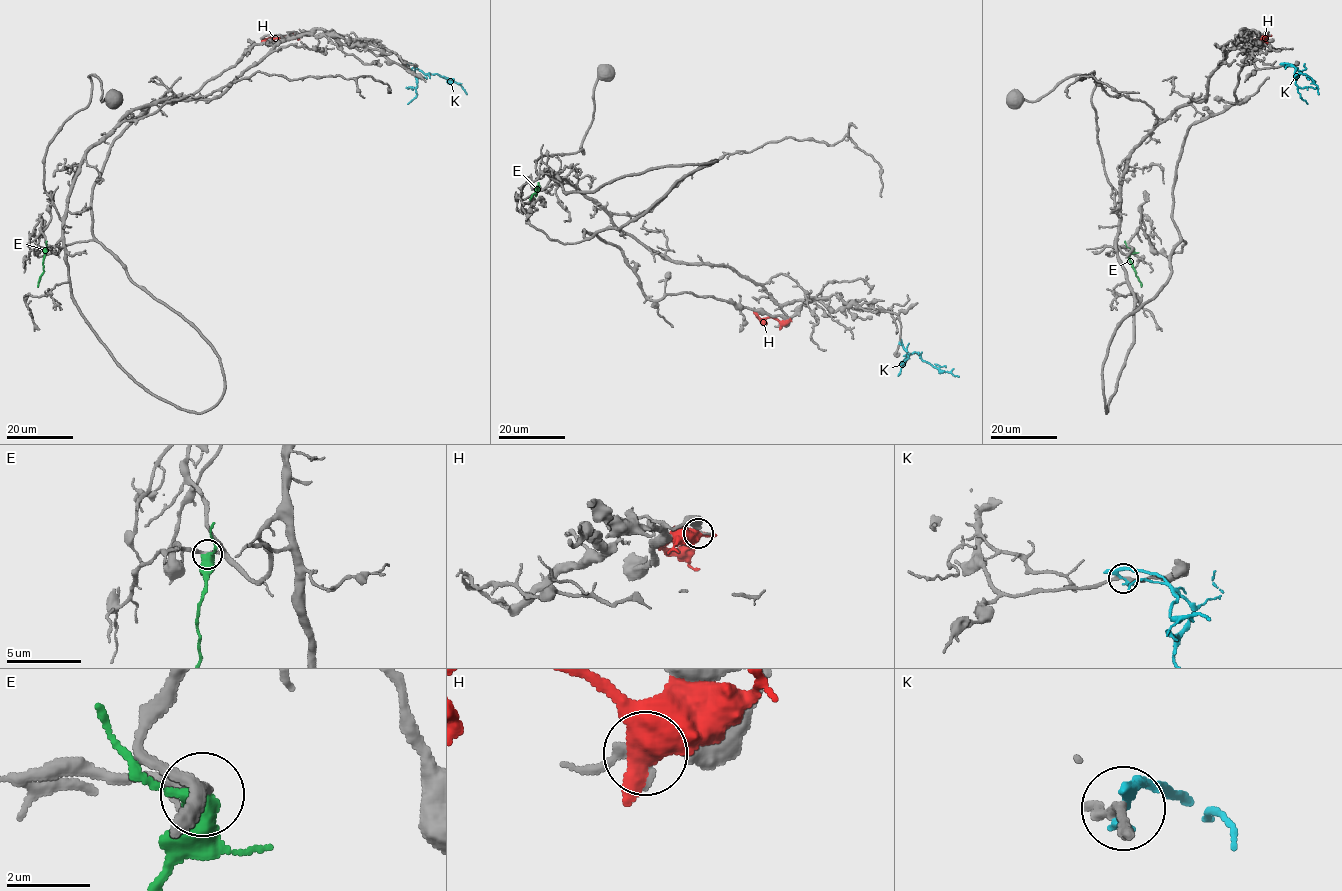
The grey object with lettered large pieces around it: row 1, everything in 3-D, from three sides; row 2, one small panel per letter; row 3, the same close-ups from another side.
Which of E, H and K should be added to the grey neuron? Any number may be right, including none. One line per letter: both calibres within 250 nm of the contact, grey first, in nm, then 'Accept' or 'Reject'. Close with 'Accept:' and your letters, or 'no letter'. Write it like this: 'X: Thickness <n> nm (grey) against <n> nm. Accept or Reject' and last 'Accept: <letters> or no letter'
E: Thickness 240 nm (grey) against 480 nm. Reject
H: Thickness 200 nm (grey) against 550 nm. Reject
K: Thickness 240 nm (grey) against 220 nm. Reject
Accept: no letter

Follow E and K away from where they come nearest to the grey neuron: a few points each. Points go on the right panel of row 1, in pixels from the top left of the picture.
E: (1133, 248), (1129, 261), (1141, 286)
K: (1284, 65), (1291, 64), (1296, 74), (1308, 76), (1318, 88), (1319, 94)

